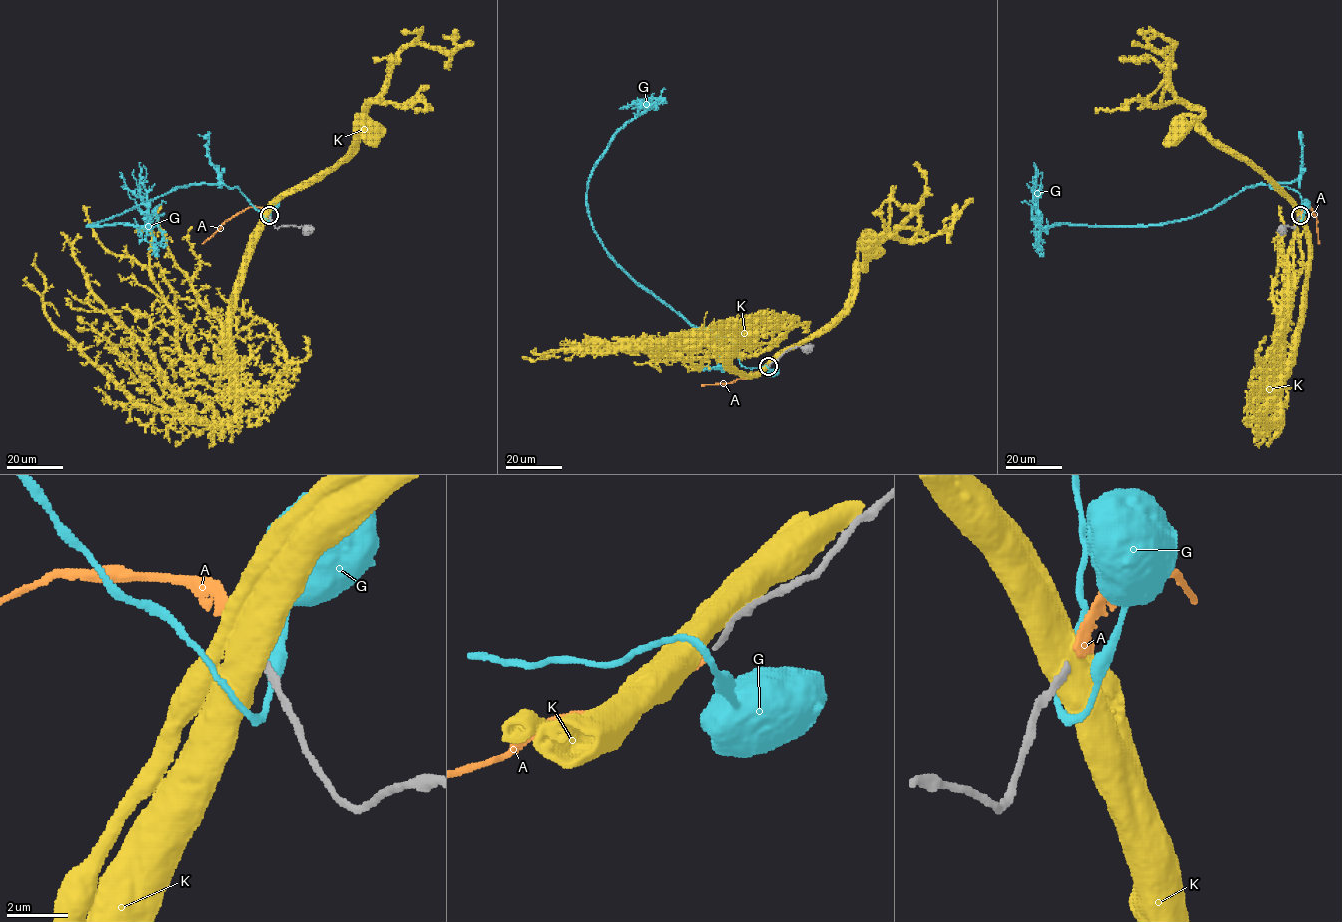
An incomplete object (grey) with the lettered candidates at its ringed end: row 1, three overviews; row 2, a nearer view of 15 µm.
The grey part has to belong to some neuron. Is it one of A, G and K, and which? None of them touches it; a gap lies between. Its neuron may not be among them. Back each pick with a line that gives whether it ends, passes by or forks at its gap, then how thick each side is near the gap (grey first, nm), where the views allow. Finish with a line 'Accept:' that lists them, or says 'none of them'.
A: It ends there. Thickness 190 nm (grey) against 240 nm
Accept: A

